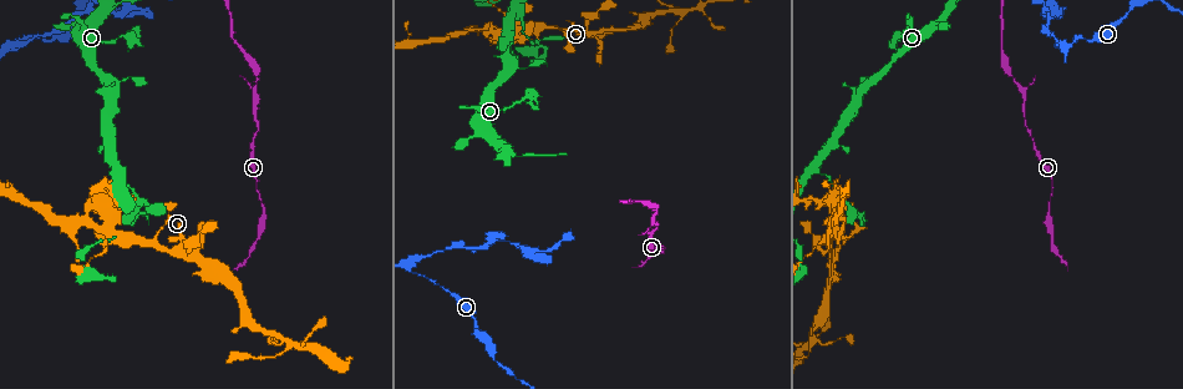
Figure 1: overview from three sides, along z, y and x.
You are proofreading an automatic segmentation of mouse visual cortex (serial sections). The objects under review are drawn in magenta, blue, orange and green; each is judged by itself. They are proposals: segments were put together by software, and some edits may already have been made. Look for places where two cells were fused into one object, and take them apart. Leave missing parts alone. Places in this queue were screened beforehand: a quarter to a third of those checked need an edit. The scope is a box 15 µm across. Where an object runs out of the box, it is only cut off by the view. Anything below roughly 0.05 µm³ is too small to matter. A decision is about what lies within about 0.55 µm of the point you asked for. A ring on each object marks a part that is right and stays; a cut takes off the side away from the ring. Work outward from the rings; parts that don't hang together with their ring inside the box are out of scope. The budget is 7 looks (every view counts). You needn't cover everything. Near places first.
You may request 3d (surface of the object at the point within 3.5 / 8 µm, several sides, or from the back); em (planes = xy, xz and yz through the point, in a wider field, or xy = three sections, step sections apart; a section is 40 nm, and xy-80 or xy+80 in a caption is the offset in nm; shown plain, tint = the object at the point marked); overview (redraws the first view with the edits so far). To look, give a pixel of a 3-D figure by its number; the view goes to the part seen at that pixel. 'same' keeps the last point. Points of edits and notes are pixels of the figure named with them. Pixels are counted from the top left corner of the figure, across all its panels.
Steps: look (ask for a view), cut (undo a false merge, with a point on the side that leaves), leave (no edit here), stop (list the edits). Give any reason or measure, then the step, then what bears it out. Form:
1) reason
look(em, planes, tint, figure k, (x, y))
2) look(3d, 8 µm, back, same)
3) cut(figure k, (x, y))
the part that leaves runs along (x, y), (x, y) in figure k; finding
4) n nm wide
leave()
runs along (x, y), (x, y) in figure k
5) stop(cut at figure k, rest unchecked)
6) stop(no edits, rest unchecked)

abrupt turn
look(3d, 8 µm, figure 1, (411, 263))

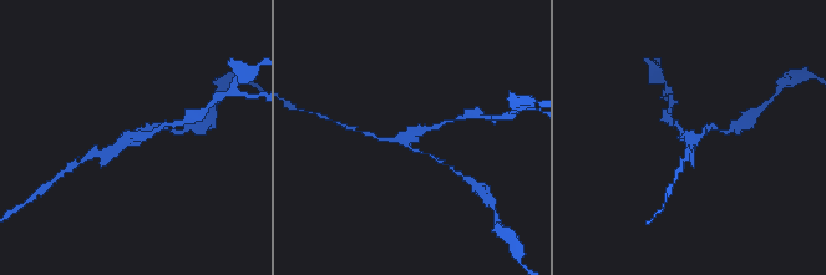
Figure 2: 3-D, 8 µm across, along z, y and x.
look(3d, 3.5 µm, figure 2, (131, 135))

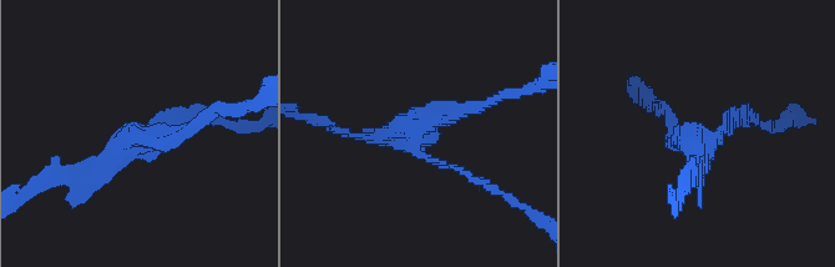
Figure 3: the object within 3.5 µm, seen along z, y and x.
3 arms; arms of 100, 150, 200 nm
look(em, xy, step 3, tint, figure 3, (416, 128))

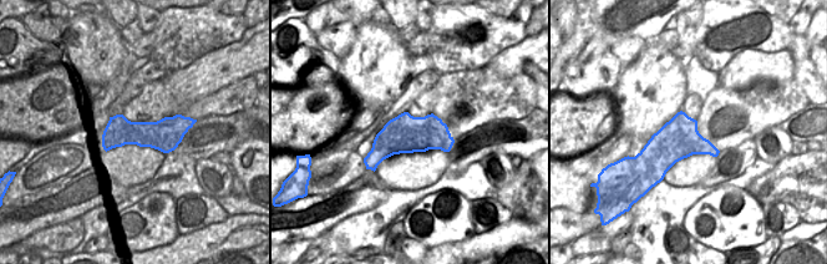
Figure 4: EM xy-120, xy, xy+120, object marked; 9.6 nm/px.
cut(figure 3, (446, 116))
two cells meet here

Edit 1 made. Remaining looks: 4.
redraw
look(overview)

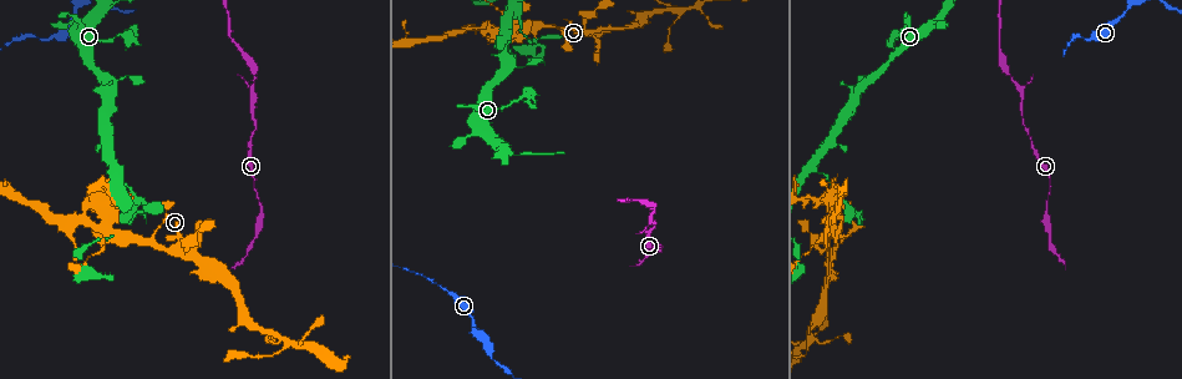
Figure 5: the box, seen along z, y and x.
narrows sharply
look(3d, 8 µm, back, figure 5, (68, 22))

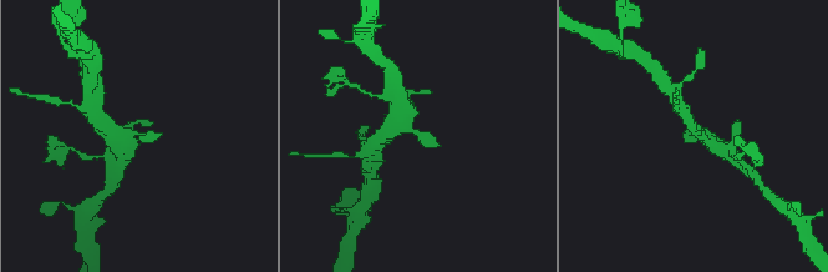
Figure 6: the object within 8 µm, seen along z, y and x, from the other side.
zoom in
look(3d, 3.5 µm, back, figure 6, (137, 131))

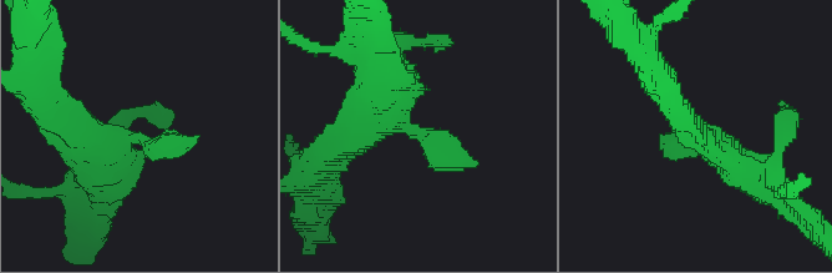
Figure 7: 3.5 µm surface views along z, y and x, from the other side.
look(em, xy, step 2, tint, figure 7, (133, 138))

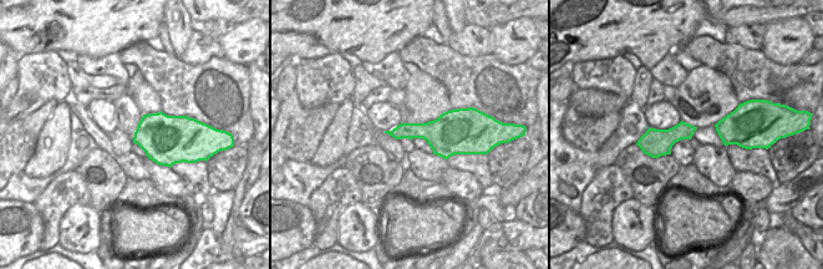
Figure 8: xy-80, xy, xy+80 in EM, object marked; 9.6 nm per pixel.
leave()
runs along (379, 77), (379, 112), (478, 163) in figure 7; all the same cell

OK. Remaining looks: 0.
stop(cut at figure 3, rest unchecked)

